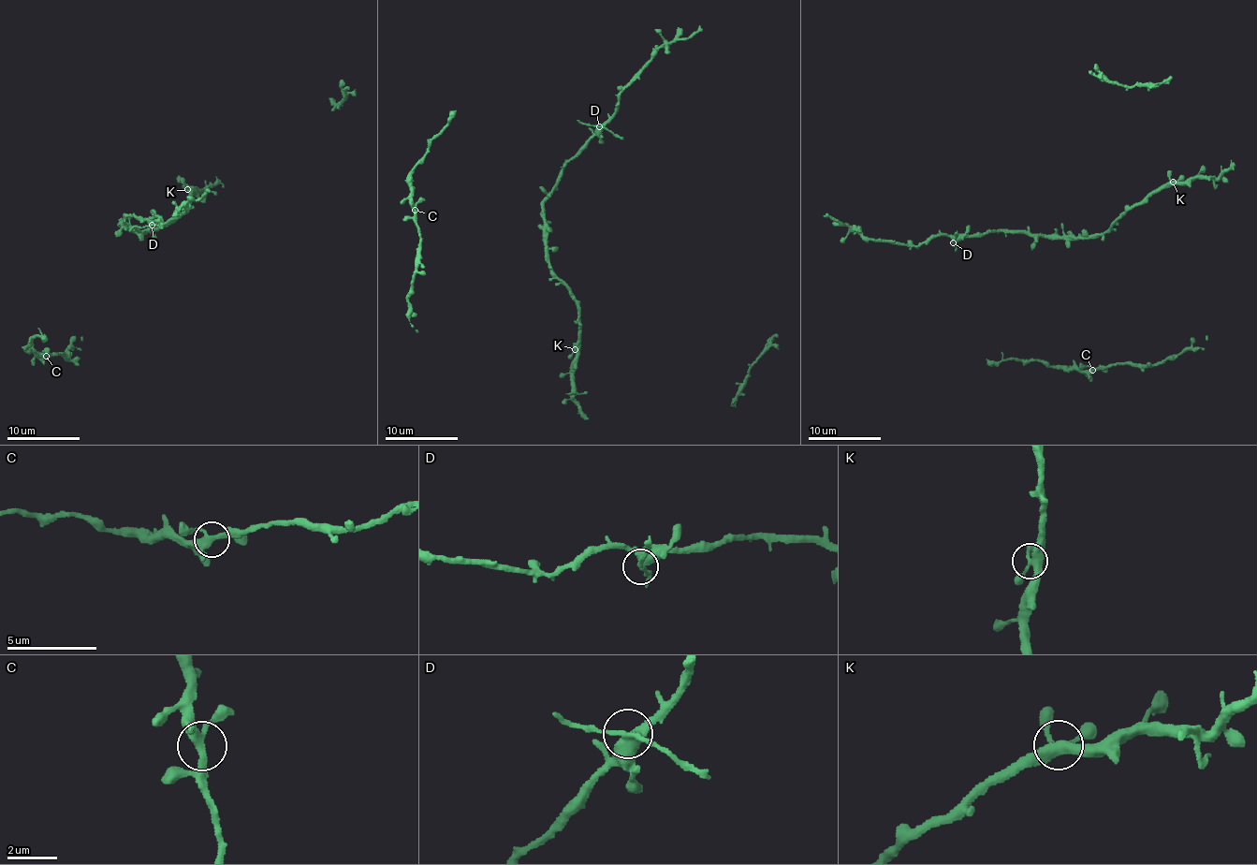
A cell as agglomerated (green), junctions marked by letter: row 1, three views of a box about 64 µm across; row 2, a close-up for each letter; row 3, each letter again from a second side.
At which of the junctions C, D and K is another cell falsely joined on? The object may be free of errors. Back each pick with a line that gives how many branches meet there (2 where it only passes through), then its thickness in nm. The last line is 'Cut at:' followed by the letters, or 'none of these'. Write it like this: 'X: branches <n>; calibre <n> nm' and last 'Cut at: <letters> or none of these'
D: branches 4; calibre 360 nm
Cut at: D

